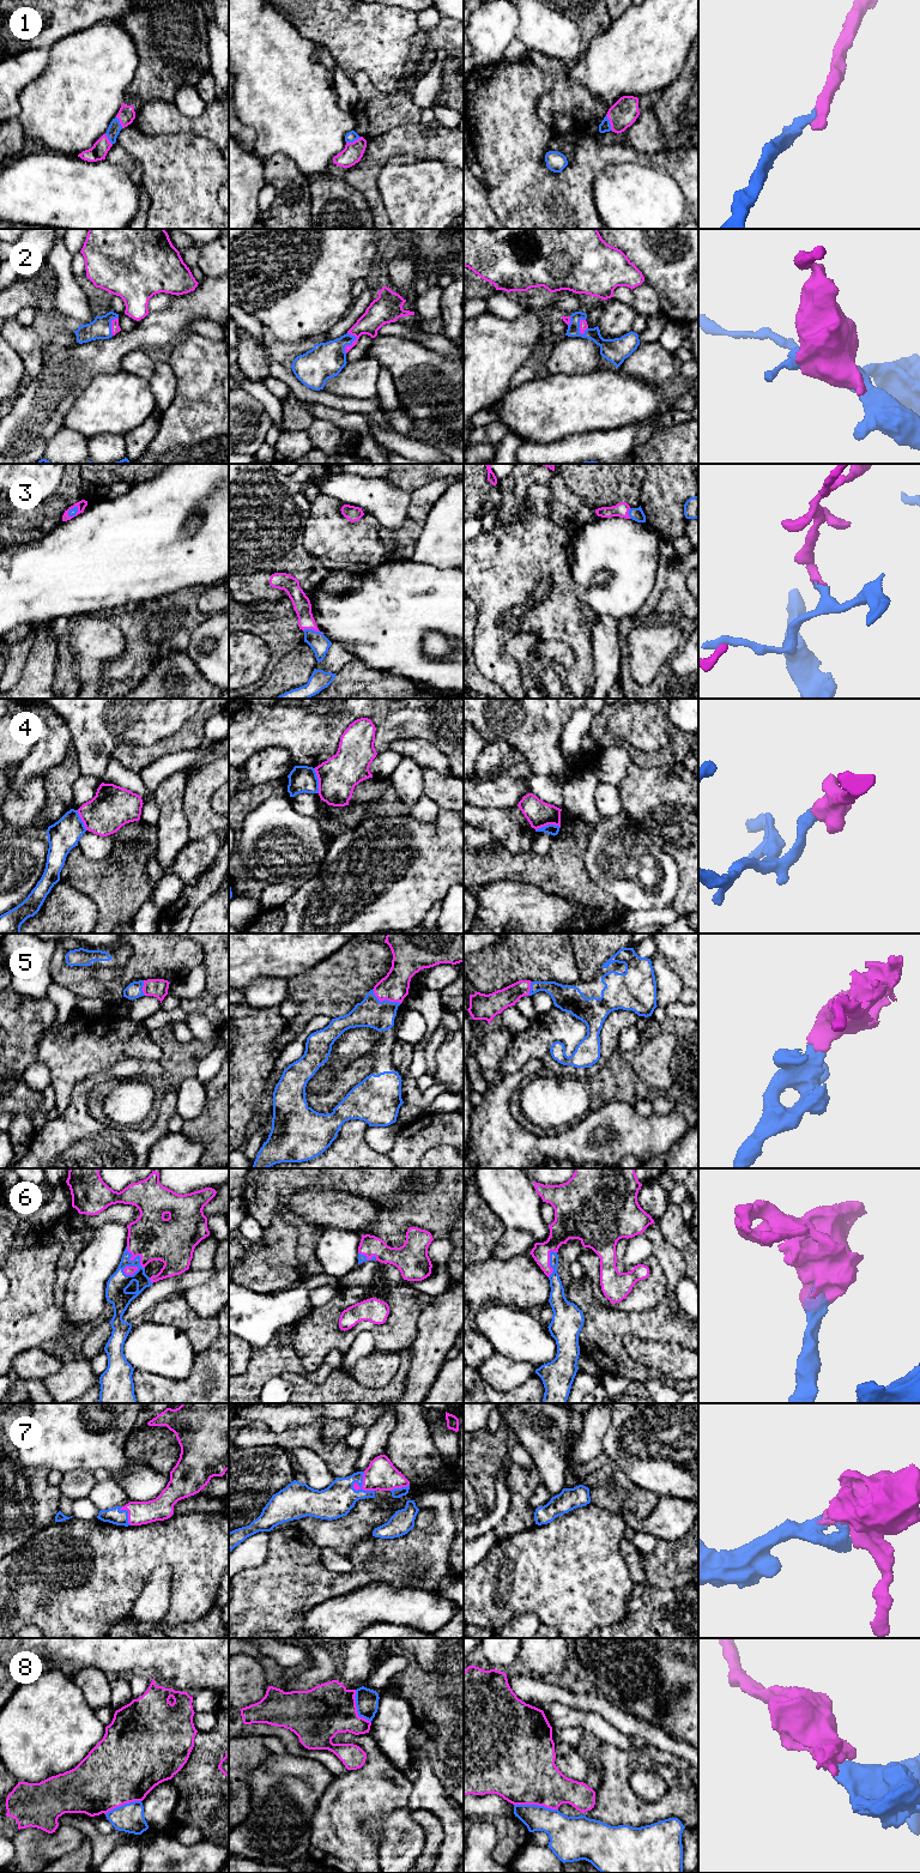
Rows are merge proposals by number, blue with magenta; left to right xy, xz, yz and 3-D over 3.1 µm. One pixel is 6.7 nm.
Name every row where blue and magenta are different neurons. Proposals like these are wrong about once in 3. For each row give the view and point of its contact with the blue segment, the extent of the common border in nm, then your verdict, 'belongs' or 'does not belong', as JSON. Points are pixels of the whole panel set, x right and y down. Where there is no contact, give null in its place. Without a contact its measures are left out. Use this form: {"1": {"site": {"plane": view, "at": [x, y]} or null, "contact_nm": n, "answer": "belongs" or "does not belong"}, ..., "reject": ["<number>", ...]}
{"1": {"site": {"plane": "xz", "at": [353, 140]}, "contact_nm": 110, "answer": "belongs"}, "2": {"site": {"plane": "xz", "at": [351, 343]}, "contact_nm": 140, "answer": "belongs"}, "3": {"site": {"plane": "xz", "at": [312, 629]}, "contact_nm": 140, "answer": "belongs"}, "4": {"site": {"plane": "xz", "at": [318, 780]}, "contact_nm": 170, "answer": "does not belong"}, "5": {"site": {"plane": "xz", "at": [385, 1000]}, "contact_nm": 220, "answer": "belongs"}, "6": {"site": {"plane": "xy", "at": [137, 1256]}, "contact_nm": 200, "answer": "belongs"}, "7": {"site": {"plane": "xz", "at": [363, 1490]}, "contact_nm": 160, "answer": "belongs"}, "8": {"site": {"plane": "yz", "at": [536, 1805]}, "contact_nm": 300, "answer": "does not belong"}, "reject": ["4", "8"]}

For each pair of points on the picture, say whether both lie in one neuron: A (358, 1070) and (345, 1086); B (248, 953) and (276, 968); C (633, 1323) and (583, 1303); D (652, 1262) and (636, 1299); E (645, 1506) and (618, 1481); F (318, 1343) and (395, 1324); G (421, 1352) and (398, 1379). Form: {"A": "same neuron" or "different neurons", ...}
{"A": "same neuron", "B": "same neuron", "C": "same neuron", "D": "same neuron", "E": "same neuron", "F": "same neuron", "G": "different neurons"}

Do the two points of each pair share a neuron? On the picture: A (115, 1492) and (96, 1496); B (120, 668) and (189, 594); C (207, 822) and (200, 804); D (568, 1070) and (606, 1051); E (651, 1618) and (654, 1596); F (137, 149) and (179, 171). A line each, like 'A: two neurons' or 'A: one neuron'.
A: one neuron
B: one neuron
C: one neuron
D: one neuron
E: one neuron
F: one neuron

